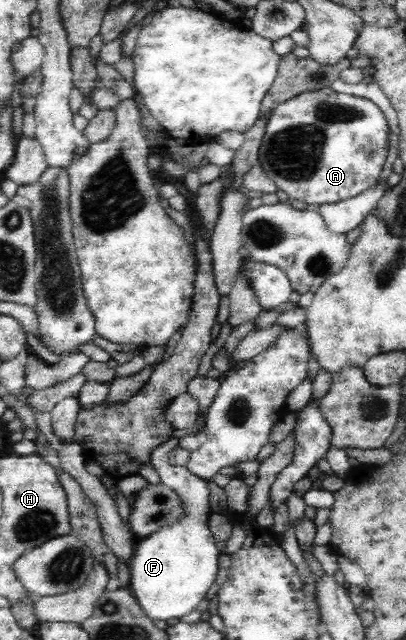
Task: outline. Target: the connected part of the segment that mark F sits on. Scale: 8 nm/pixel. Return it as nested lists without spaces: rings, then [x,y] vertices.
[[[172,437],[157,447],[152,452],[151,462],[162,484],[178,494],[185,514],[178,521],[139,539],[128,564],[131,575],[128,589],[132,591],[146,617],[152,621],[162,619],[175,622],[194,611],[216,581],[218,560],[221,557],[216,546],[217,540],[208,528],[208,517],[212,513],[208,499],[208,481],[190,473],[184,466],[169,462],[169,453],[179,443],[180,439]]]

